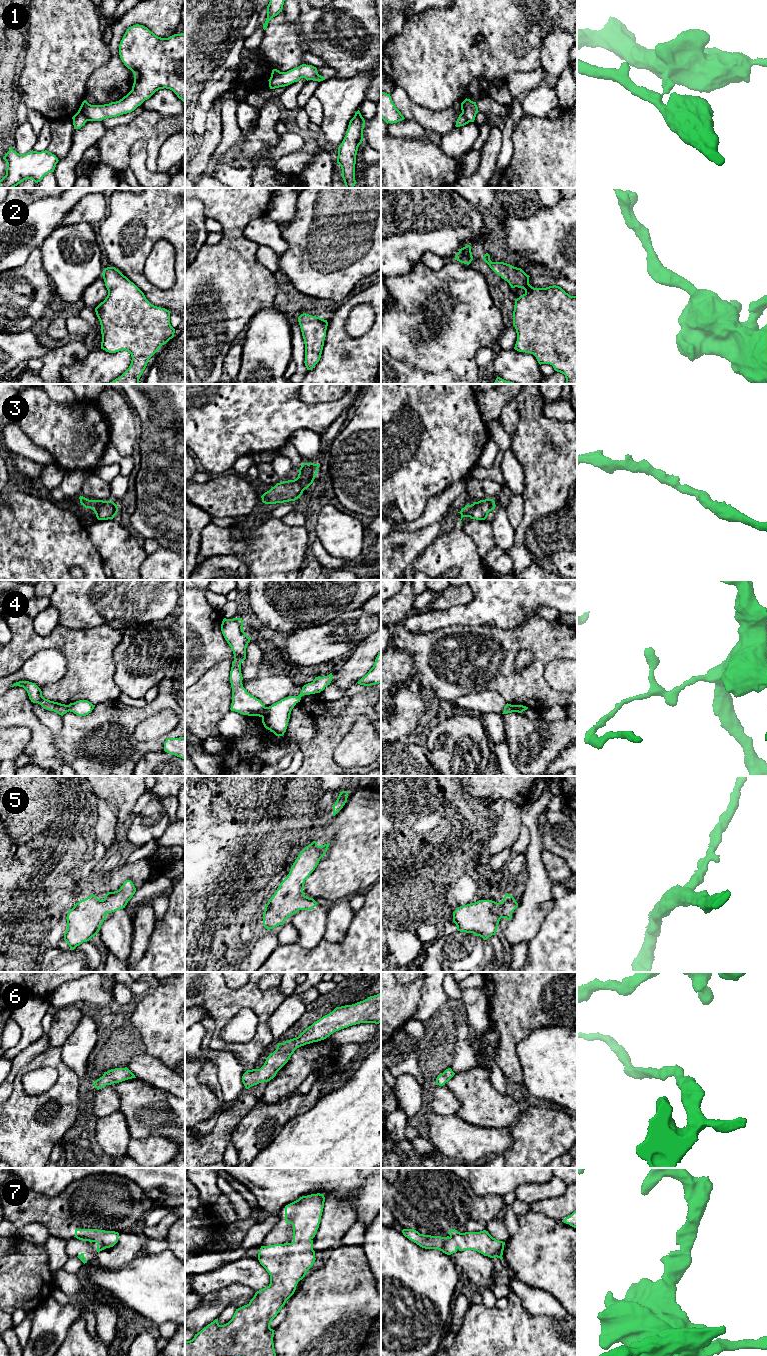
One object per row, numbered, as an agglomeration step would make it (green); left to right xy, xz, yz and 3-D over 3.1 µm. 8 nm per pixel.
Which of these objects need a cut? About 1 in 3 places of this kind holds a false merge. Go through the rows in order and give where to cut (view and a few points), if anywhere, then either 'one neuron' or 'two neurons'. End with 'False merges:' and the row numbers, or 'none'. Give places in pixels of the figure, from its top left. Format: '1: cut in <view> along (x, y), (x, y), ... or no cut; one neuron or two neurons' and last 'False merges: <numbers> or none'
1: cut in xy along (78, 111), (87, 120); two neurons
2: no cut; one neuron
3: no cut; one neuron
4: cut in xz along (266, 707), (261, 716); two neurons
5: no cut; one neuron
6: no cut; one neuron
7: no cut; one neuron
False merges: 1, 4

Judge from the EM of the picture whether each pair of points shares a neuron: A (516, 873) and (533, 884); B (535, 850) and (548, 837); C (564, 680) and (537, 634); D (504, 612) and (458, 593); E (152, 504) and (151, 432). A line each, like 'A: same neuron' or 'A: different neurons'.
A: different neurons
B: different neurons
C: different neurons
D: different neurons
E: same neuron

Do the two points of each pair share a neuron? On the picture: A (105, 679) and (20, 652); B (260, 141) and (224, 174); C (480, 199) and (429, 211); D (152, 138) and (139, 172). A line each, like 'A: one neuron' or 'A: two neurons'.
A: one neuron
B: two neurons
C: two neurons
D: two neurons

